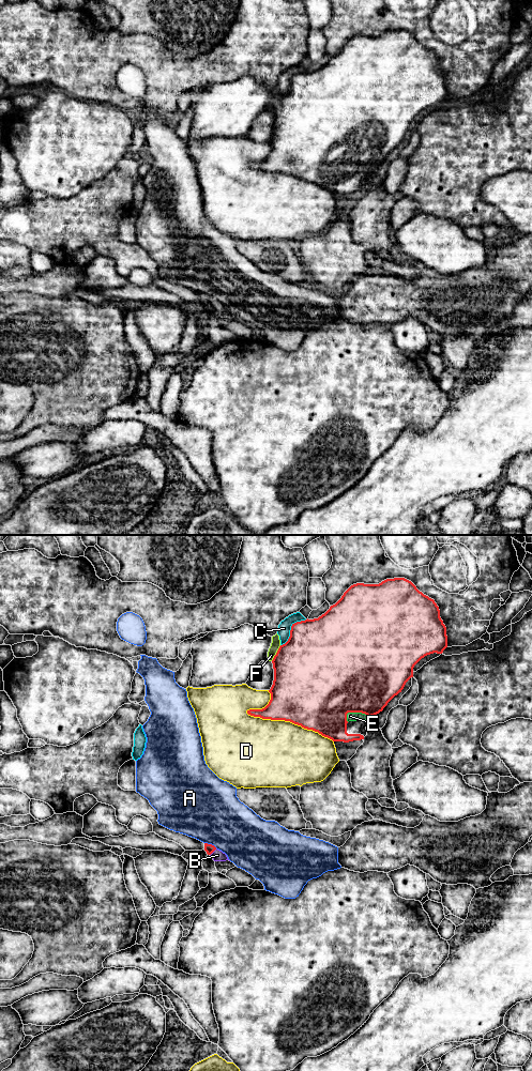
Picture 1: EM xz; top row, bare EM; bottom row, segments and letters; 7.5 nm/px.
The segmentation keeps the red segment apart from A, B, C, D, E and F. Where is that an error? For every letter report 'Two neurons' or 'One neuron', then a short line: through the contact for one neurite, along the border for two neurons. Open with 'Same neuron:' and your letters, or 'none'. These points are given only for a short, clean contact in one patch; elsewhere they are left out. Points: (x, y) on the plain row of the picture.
Same neuron: B, E
A: Two neurons
B: One neuron. Line: xz (209, 301), (213, 303), (217, 307)
C: Two neurons
D: Two neurons
E: One neuron. Line: xz (354, 131), (358, 164), (350, 168)
F: Two neurons

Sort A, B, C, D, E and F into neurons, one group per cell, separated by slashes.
A / B E / C / D / F

